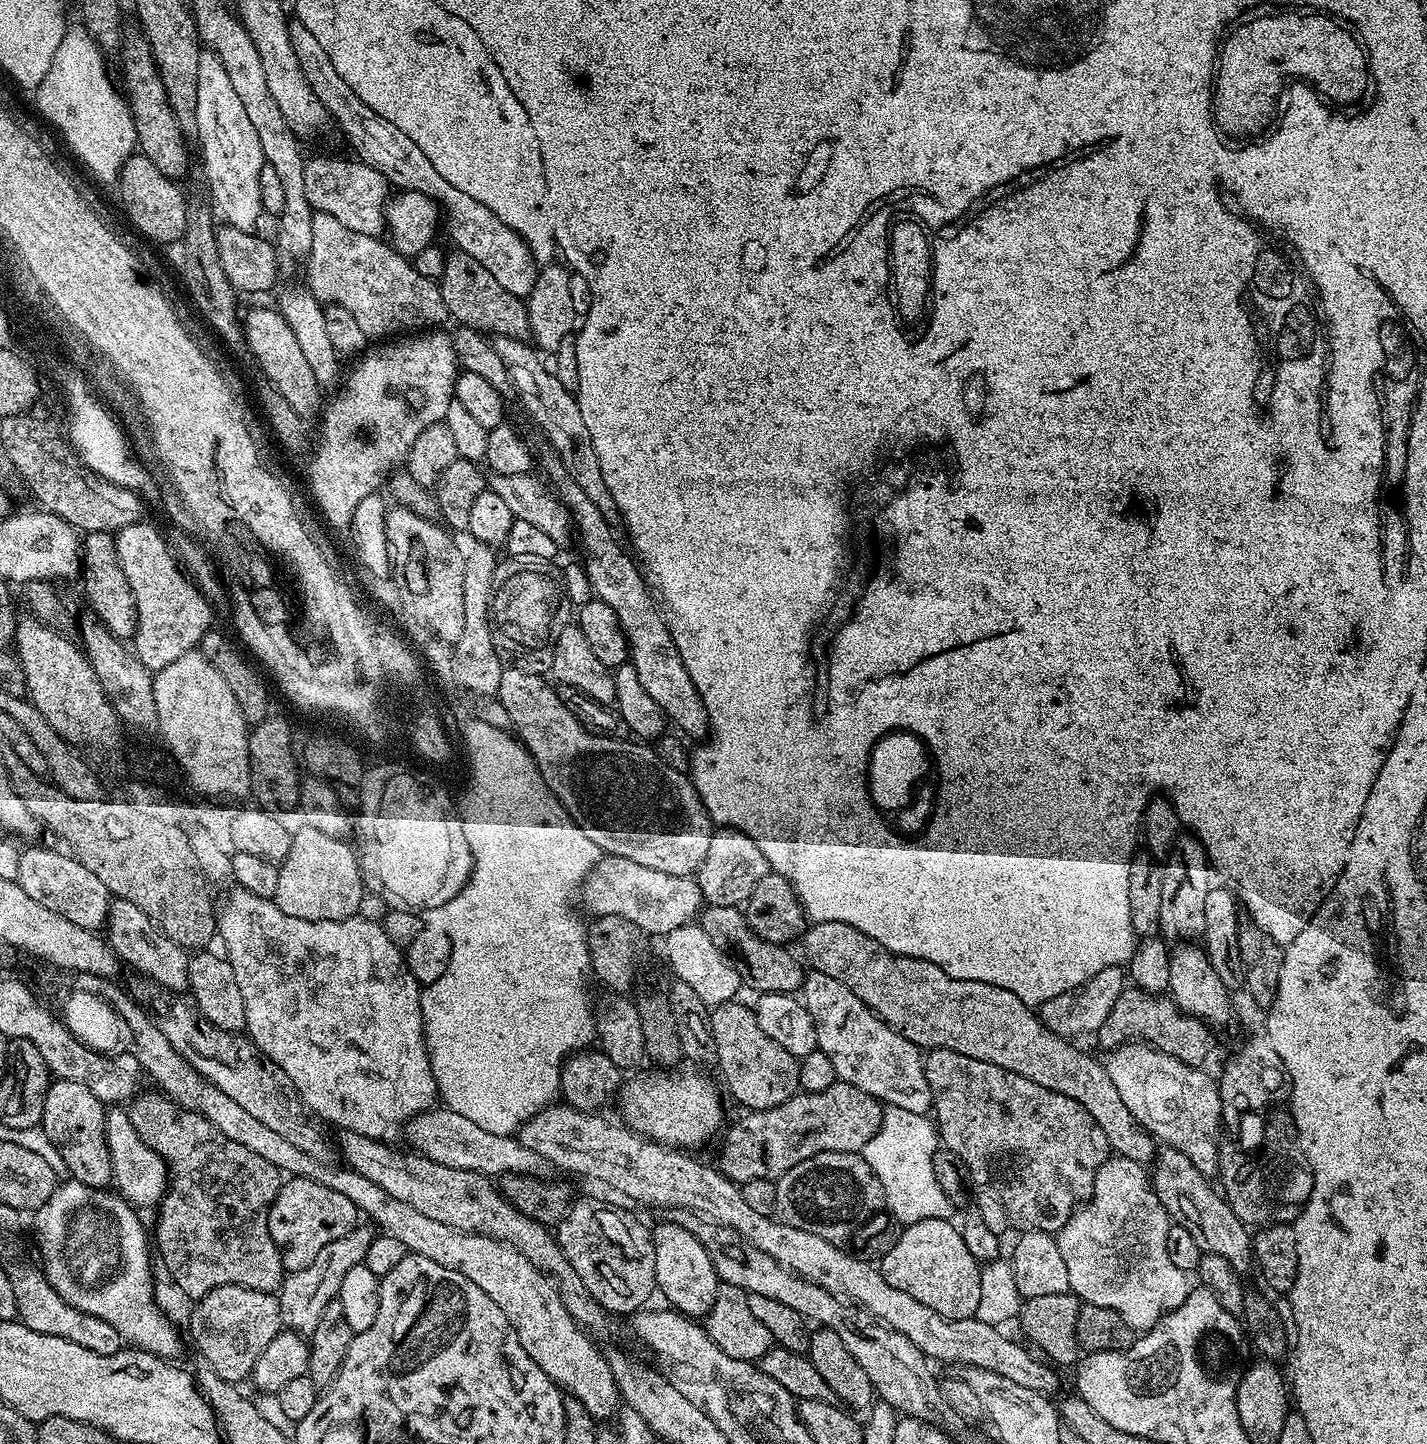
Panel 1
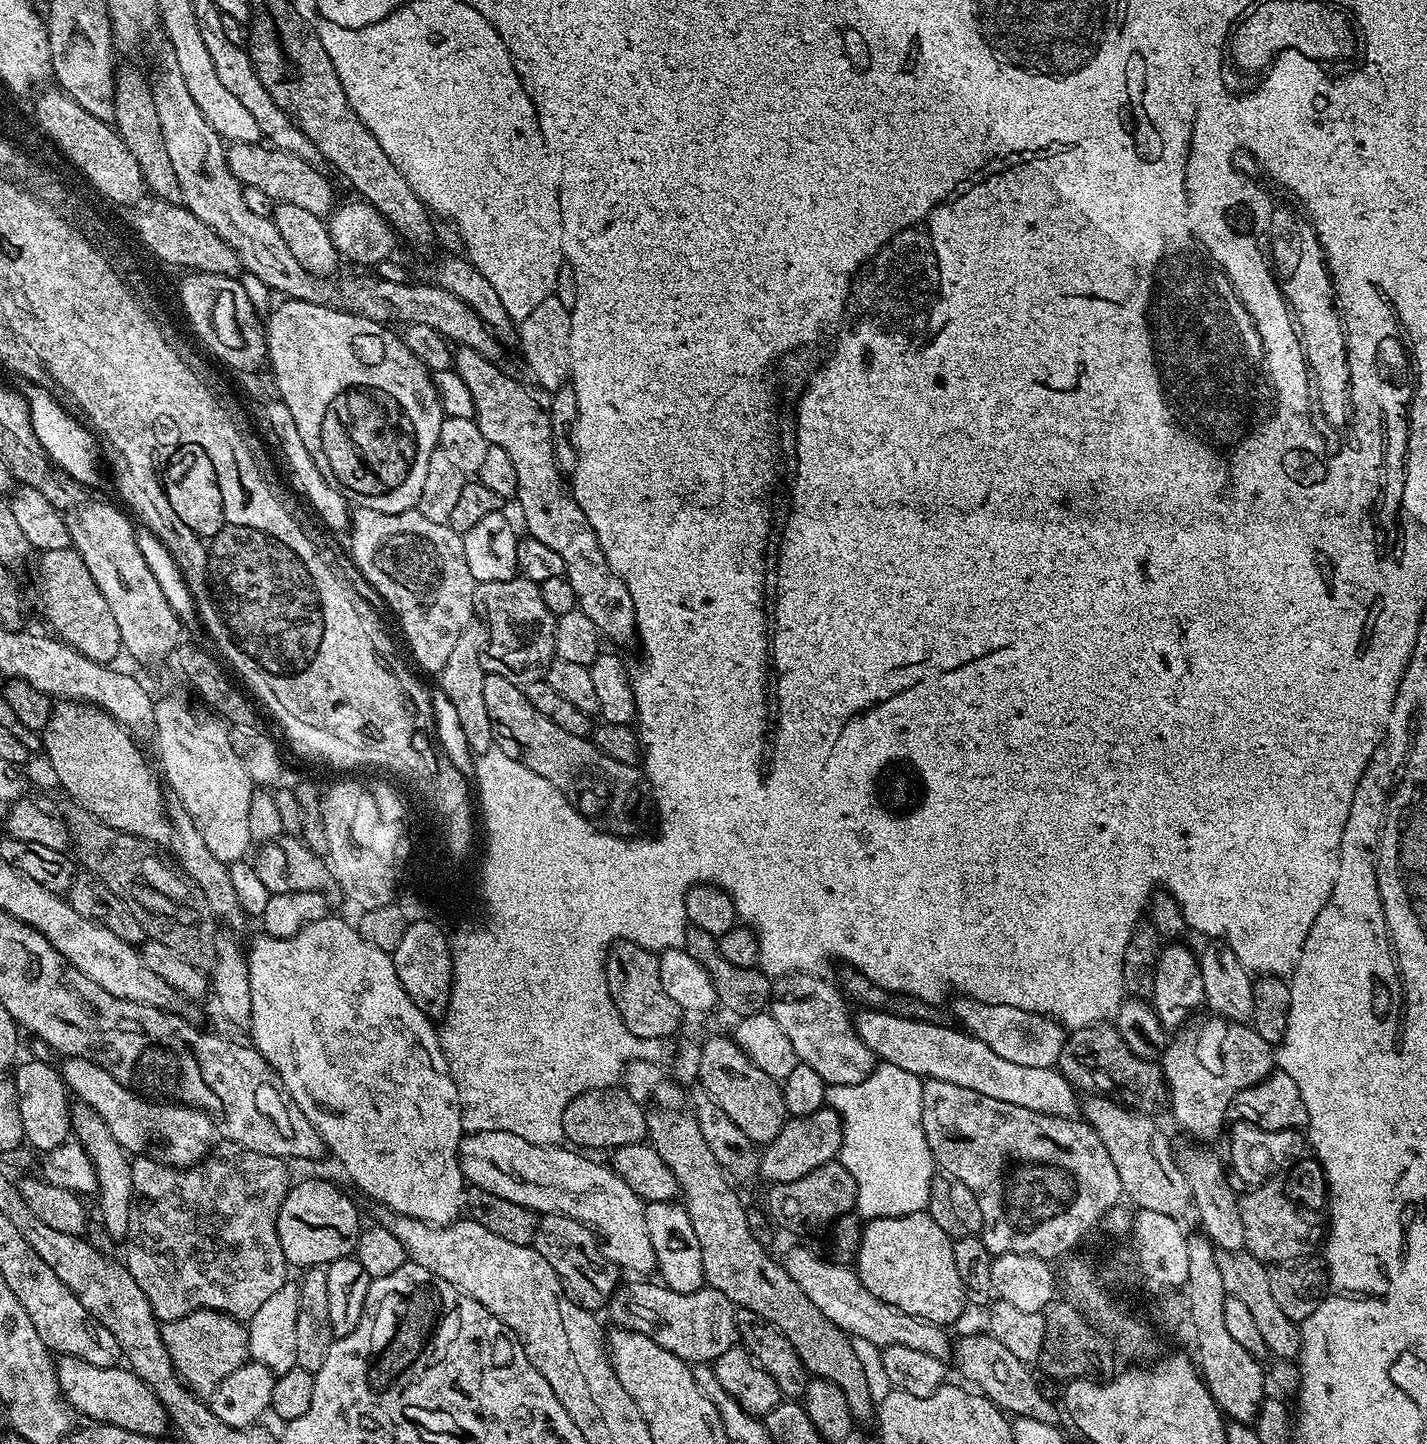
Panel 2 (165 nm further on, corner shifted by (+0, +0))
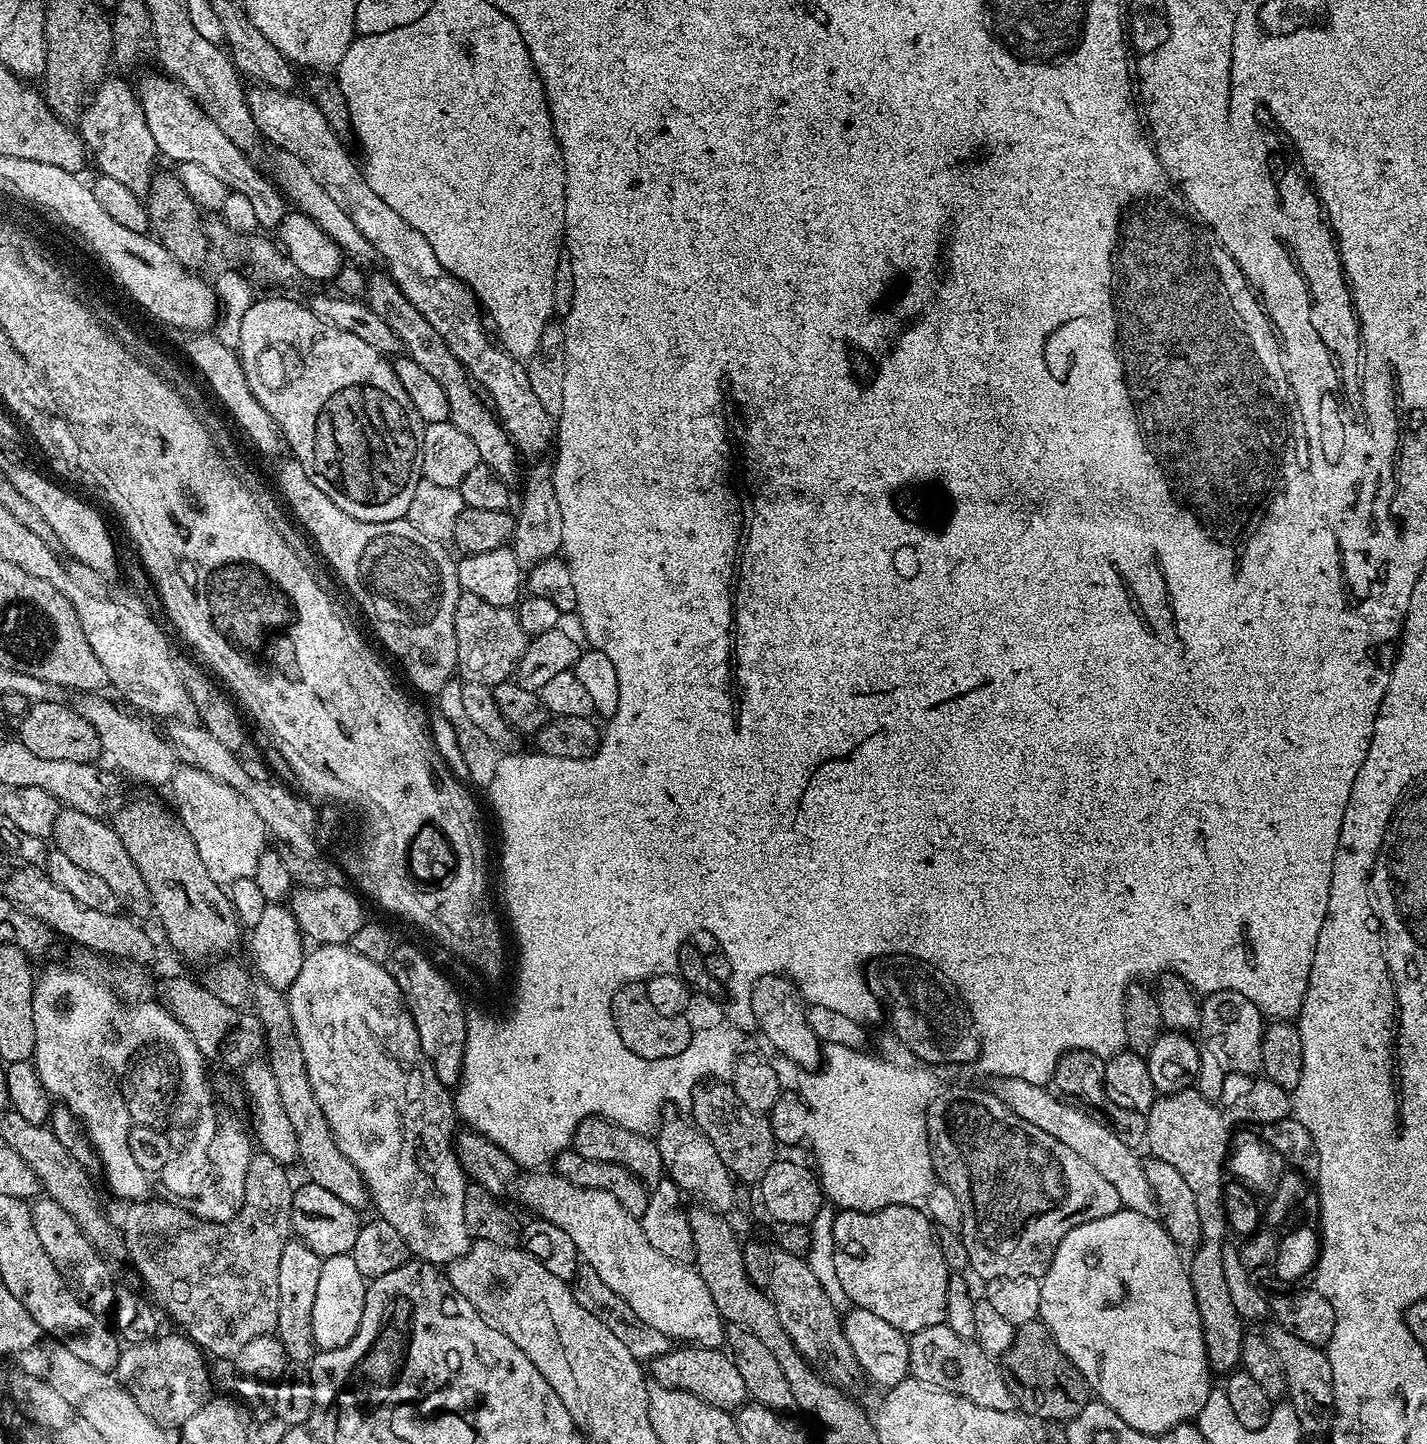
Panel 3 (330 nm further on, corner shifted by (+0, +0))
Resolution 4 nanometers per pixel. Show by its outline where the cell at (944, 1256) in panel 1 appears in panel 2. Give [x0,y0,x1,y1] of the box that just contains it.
[854,1211,966,1326]

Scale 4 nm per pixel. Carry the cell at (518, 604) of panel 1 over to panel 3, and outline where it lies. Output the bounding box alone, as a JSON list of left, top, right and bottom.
[454,591,529,684]

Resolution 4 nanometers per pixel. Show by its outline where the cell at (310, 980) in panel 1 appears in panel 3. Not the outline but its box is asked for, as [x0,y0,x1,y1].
[286,944,474,1266]

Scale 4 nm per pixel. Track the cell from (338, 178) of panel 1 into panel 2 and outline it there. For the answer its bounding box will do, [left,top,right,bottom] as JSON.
[227,144,337,217]

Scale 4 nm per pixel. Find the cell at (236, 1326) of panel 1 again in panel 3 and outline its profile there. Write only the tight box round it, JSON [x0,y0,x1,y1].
[114,1334,213,1426]

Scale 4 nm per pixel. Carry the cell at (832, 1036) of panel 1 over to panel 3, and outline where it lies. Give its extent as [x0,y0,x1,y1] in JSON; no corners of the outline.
[753,974,822,1070]

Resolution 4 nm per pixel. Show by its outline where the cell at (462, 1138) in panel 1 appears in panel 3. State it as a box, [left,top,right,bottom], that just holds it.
[519,1170,726,1348]

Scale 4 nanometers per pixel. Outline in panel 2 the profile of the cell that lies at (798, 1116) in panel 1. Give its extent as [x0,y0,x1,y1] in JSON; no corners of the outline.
[760,1106,844,1184]

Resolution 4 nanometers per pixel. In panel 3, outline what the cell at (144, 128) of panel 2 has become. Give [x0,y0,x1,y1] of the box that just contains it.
[146,171,210,270]

